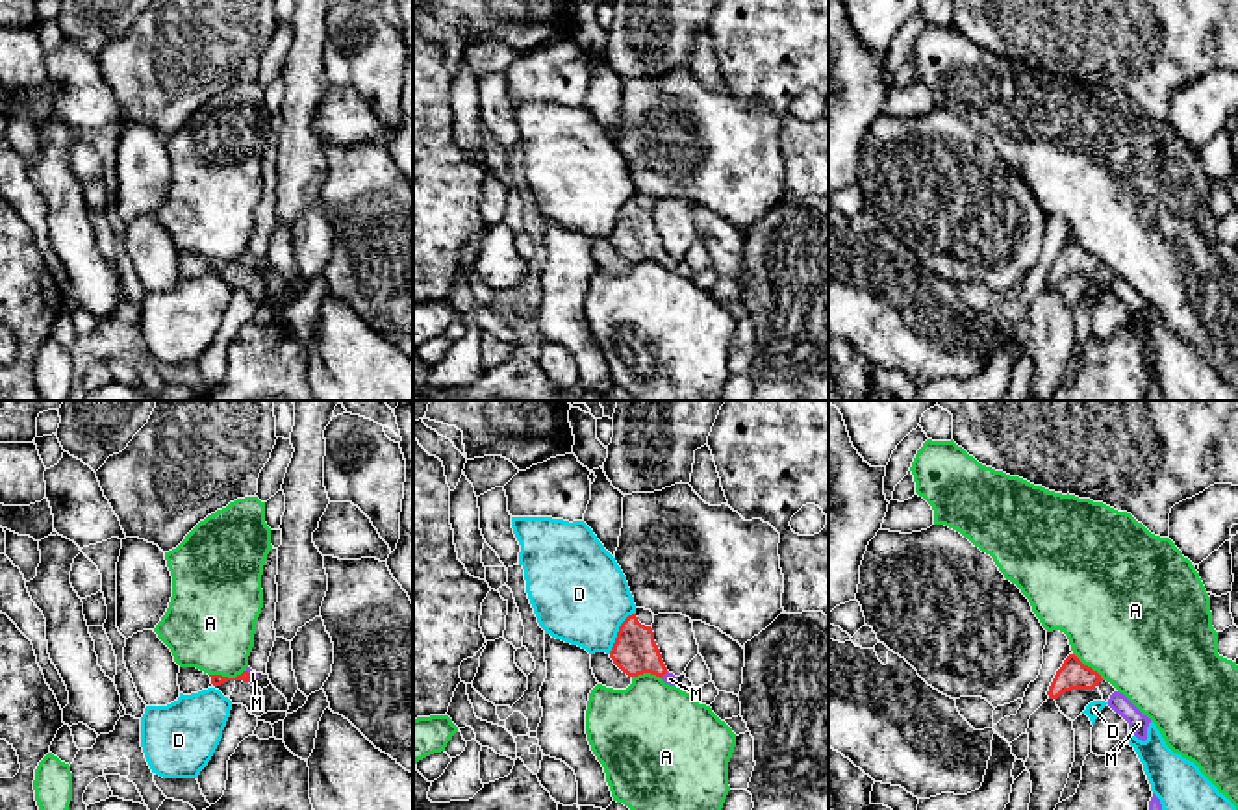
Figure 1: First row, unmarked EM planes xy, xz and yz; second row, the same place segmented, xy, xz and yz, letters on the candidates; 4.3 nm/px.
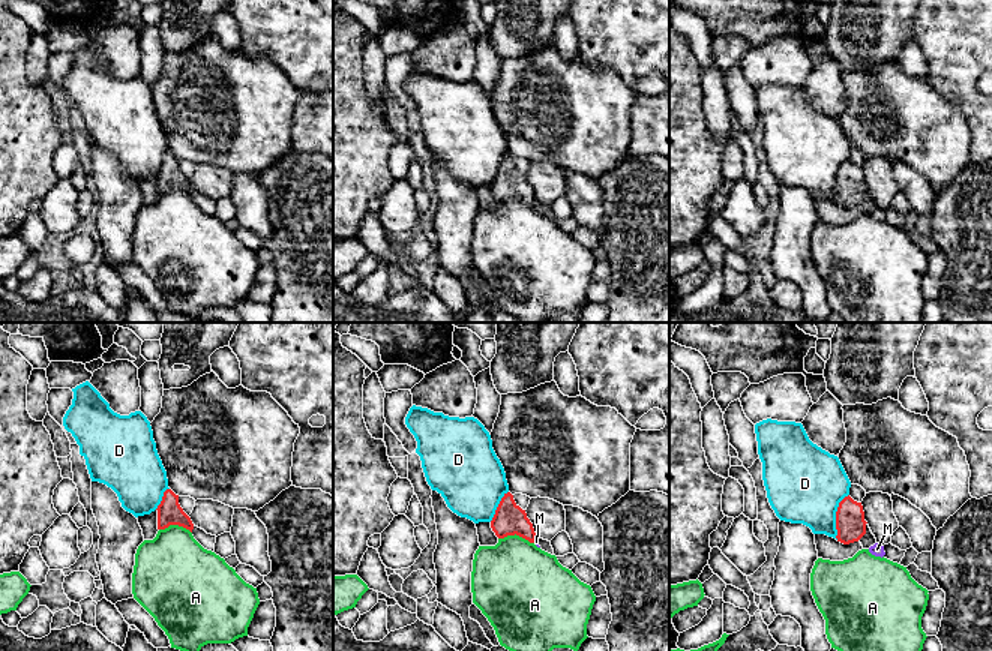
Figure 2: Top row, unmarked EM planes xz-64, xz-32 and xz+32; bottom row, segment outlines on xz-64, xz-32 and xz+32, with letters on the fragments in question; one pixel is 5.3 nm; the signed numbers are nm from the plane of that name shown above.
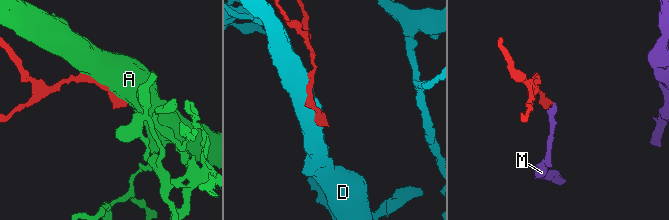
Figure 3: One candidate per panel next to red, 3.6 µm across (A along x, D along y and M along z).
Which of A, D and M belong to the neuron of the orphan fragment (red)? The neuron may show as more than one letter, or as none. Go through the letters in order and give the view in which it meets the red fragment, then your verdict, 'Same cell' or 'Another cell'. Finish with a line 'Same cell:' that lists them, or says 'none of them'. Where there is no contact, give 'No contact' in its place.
A: Touches red in xy. Another cell
D: Touches red in xz. Another cell
M: Touches red in xy. Same cell
Same cell: M

